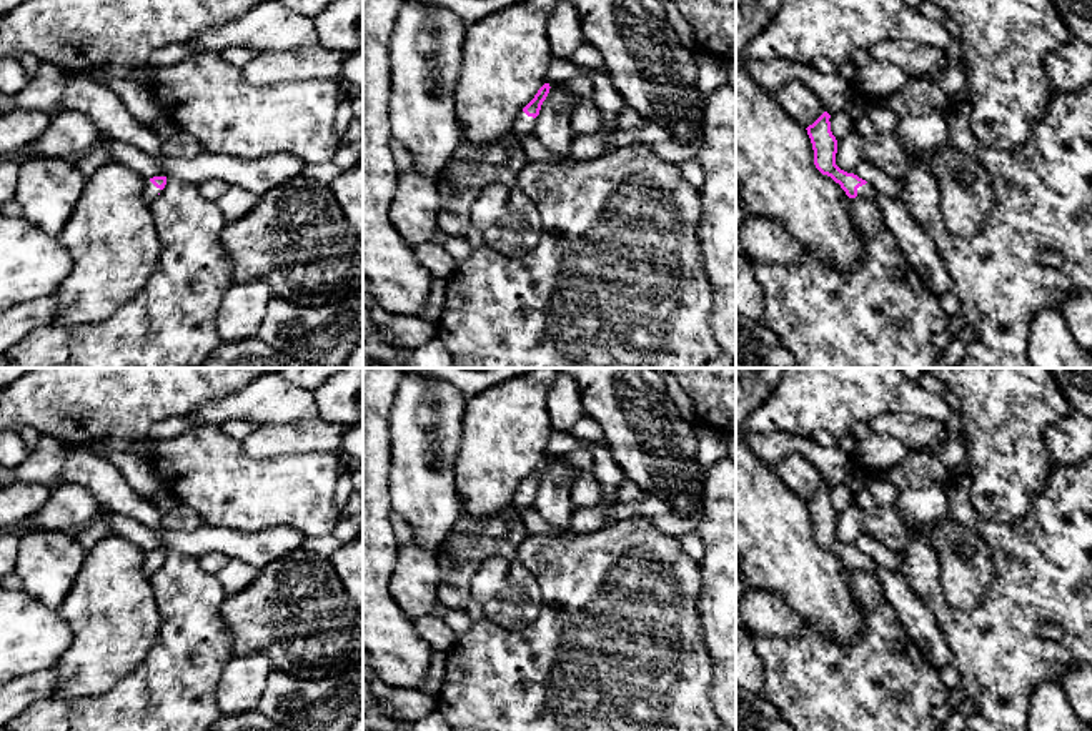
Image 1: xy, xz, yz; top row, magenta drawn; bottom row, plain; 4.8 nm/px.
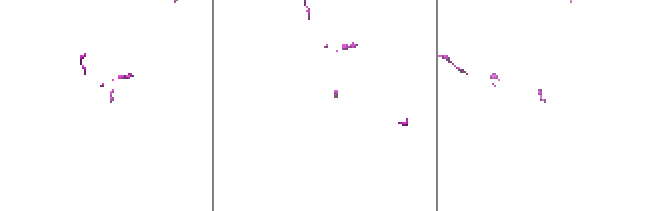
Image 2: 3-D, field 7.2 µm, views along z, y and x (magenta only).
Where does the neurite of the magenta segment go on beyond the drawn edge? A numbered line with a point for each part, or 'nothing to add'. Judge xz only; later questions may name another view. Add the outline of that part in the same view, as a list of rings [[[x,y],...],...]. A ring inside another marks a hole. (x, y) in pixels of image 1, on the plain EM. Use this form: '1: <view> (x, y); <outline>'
nothing to add

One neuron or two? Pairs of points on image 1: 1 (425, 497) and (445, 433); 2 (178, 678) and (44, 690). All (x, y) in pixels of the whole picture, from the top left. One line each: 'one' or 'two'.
1: one
2: two

